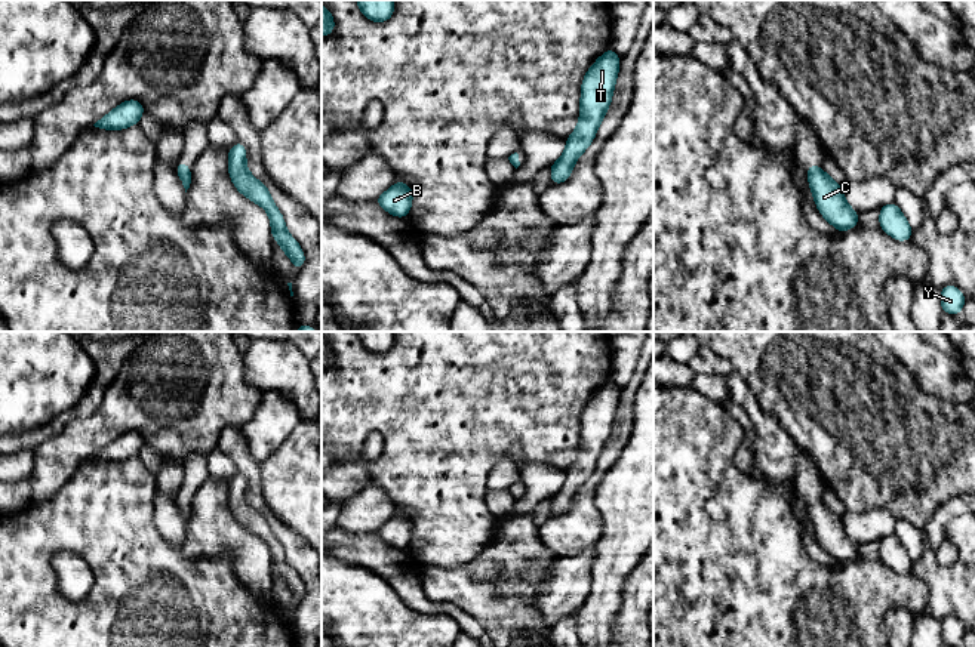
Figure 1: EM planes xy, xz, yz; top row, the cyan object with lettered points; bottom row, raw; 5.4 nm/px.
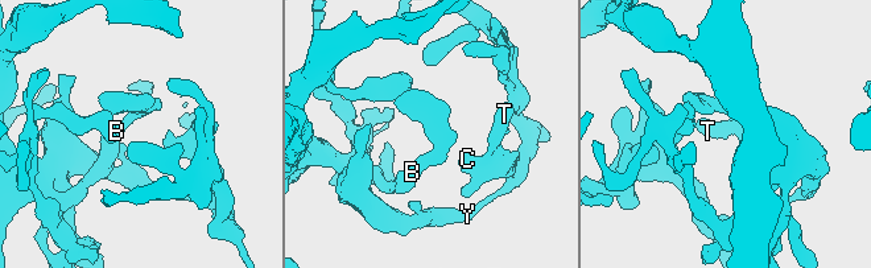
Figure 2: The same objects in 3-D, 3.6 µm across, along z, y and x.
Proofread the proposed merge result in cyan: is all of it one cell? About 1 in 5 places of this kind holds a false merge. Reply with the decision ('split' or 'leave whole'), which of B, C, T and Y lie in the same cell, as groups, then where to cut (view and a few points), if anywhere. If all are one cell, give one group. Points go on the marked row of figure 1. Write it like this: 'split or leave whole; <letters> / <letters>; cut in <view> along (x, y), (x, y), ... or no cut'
leave whole; B C T Y; no cut

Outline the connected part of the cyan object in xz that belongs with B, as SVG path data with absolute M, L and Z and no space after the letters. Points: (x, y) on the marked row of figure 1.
M396 181L394 185L384 194L378 195L375 201L384 207L387 213L397 218L407 218L413 194L407 184Z

